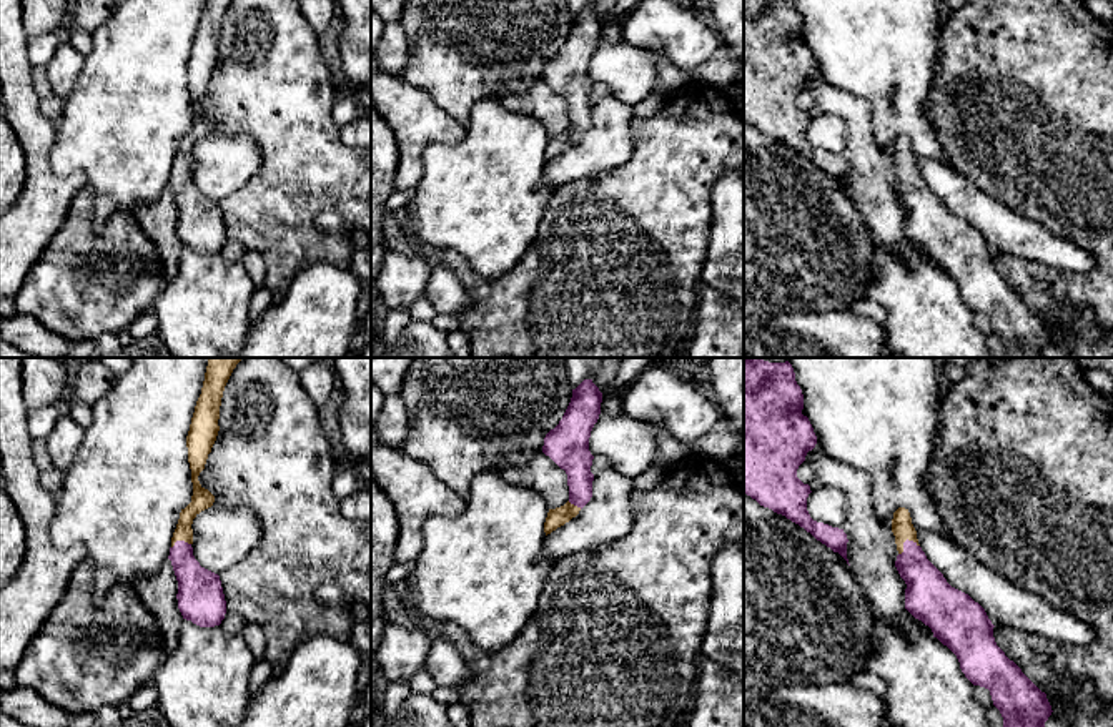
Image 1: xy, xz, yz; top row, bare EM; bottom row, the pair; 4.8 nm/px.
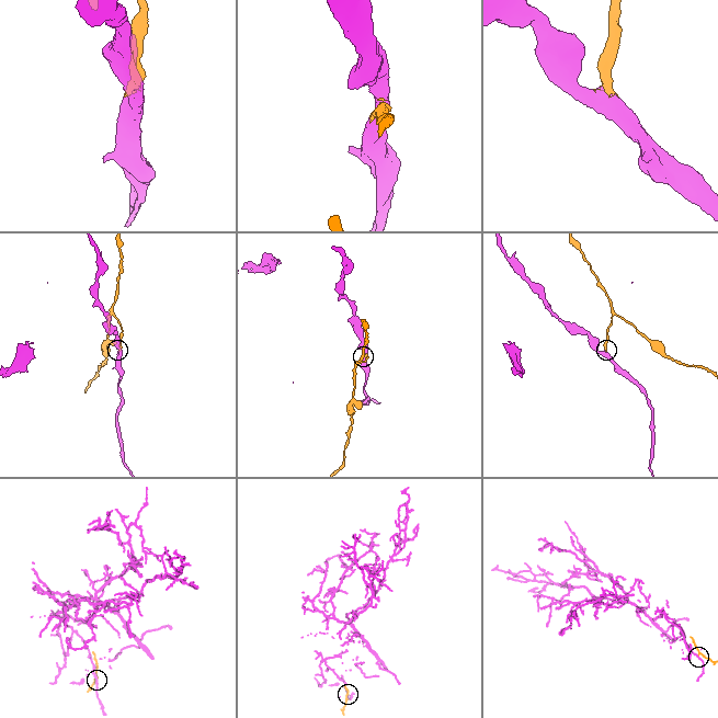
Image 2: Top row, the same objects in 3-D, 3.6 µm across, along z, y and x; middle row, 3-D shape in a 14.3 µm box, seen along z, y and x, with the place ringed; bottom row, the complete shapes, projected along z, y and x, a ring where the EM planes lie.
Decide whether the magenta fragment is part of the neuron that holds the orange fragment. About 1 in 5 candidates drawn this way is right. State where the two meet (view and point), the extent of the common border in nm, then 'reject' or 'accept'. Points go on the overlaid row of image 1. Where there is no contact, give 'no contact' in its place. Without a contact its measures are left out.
yz (905, 539) | 120 nm | accept

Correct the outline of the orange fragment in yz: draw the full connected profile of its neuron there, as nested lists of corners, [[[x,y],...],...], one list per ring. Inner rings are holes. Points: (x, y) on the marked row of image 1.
[[[908,509],[893,512],[892,532],[898,551],[895,567],[907,584],[905,609],[957,655],[973,685],[990,690],[1003,727],[1045,727],[1053,712],[1046,694],[997,645],[985,609],[952,587],[927,559]]]

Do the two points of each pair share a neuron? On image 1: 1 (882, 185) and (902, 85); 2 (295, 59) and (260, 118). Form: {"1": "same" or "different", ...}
{"1": "different", "2": "same"}

